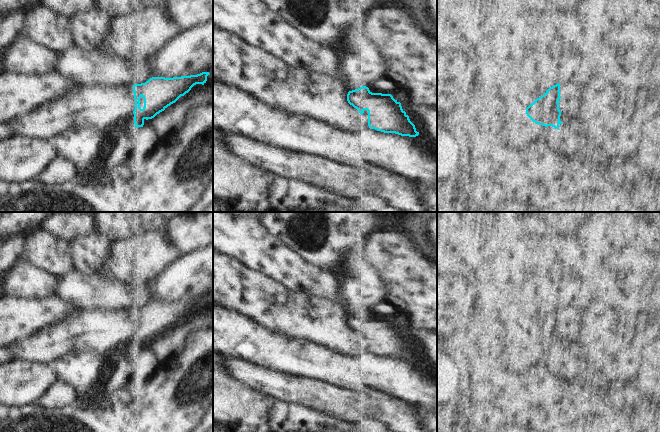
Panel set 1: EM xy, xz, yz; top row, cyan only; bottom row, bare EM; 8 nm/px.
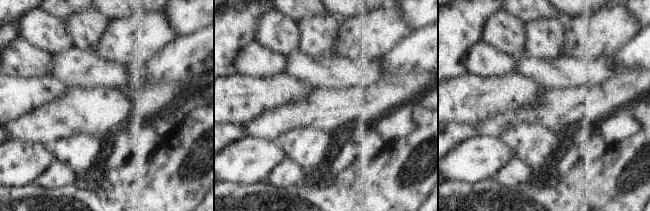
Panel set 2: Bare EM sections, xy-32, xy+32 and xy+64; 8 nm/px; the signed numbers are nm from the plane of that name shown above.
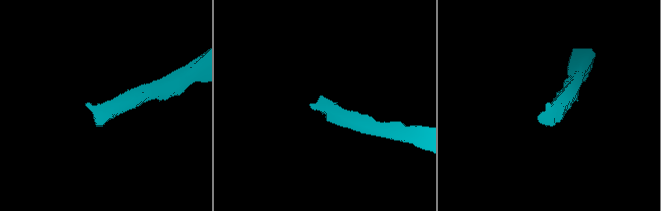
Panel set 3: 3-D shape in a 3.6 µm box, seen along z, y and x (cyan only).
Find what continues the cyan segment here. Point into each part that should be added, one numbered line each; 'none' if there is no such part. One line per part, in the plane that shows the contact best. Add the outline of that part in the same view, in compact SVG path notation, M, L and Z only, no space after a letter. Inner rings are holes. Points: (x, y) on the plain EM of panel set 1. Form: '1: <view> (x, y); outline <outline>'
1: xz (255, 295); outline M213 249L213 303L219 304L227 309L235 310L238 313L244 315L245 317L248 317L248 318L256 321L257 323L275 331L277 333L281 333L289 338L297 338L297 339L301 339L301 340L307 340L307 341L310 341L317 345L323 345L329 349L338 351L339 353L343 353L345 355L357 355L361 352L363 352L363 353L369 352L368 335L364 334L364 337L361 339L356 332L354 332L352 329L350 329L348 327L348 325L347 325L348 315L341 304L332 302L330 300L327 300L327 299L324 299L321 297L311 297L305 293L295 293L292 290L285 287L284 285L282 285L280 282L275 281L271 277L269 277L263 273L260 273L258 271L255 271L253 269L249 269L243 263L241 263L239 260L237 260L231 256L228 256L224 253L221 253L215 249Z

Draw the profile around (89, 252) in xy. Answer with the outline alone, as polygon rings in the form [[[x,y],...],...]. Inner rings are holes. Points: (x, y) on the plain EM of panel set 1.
[[[97,232],[69,241],[74,269],[84,275],[98,275],[108,257],[111,240]]]

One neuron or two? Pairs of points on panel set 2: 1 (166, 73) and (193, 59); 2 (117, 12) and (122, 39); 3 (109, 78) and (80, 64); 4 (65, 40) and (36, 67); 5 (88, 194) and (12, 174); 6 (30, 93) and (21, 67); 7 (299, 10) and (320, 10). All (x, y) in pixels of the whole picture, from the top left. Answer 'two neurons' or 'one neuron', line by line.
1: one neuron
2: two neurons
3: one neuron
4: two neurons
5: two neurons
6: two neurons
7: one neuron

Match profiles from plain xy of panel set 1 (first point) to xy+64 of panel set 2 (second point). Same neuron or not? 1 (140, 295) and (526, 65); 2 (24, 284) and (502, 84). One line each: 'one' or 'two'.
1: one
2: two

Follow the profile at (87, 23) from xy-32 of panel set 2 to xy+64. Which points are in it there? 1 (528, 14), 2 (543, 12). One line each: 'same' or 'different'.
1: different
2: different

